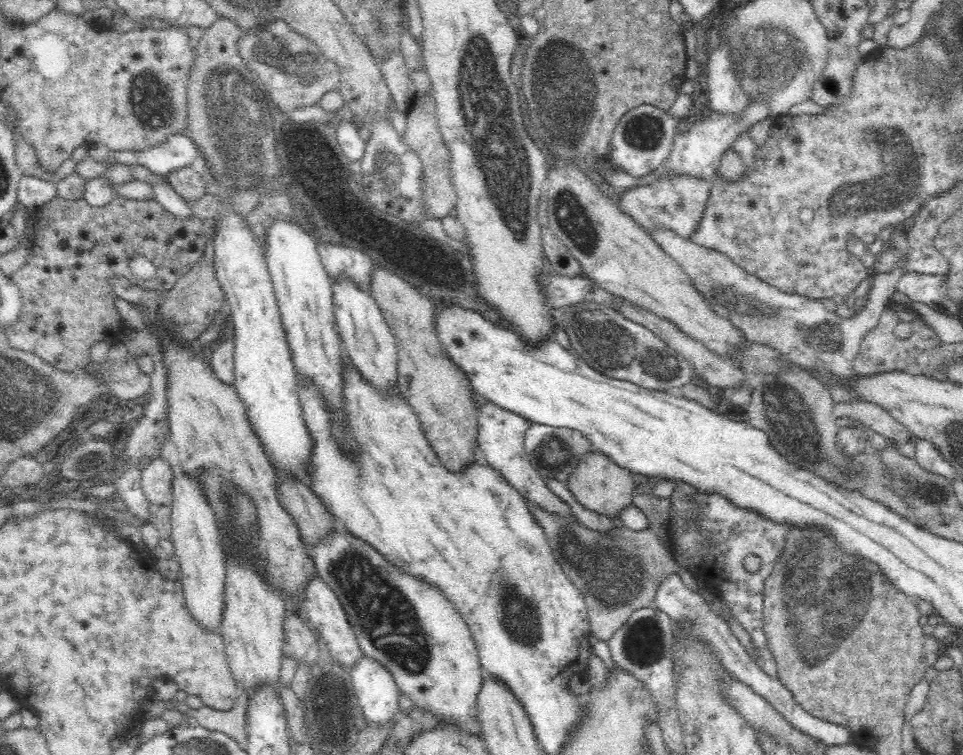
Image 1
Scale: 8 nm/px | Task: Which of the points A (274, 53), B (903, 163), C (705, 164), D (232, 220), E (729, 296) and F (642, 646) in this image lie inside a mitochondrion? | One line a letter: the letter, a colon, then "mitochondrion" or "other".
A: mitochondrion
B: mitochondrion
C: other
D: other
E: mitochondrion
F: mitochondrion

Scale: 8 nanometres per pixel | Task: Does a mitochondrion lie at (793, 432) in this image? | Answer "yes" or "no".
yes

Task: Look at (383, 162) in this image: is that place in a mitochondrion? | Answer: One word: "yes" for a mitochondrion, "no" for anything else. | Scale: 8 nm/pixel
yes

